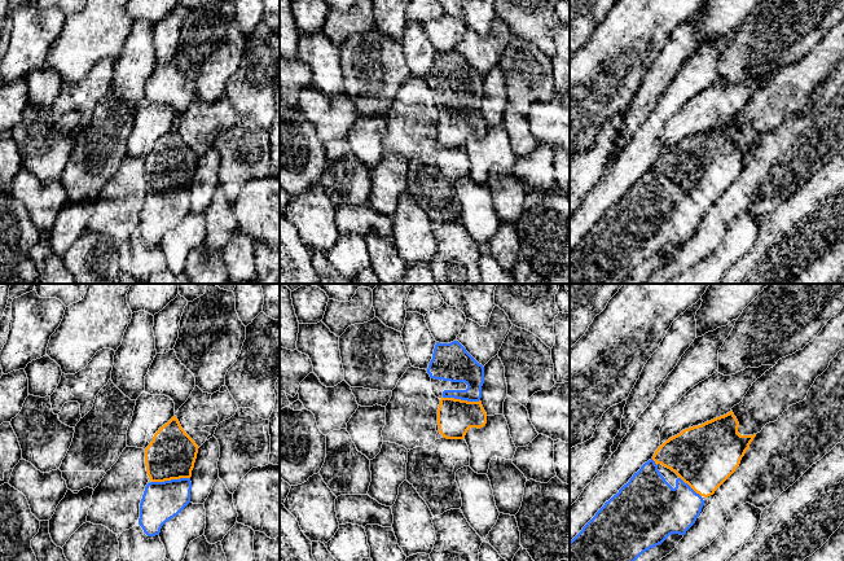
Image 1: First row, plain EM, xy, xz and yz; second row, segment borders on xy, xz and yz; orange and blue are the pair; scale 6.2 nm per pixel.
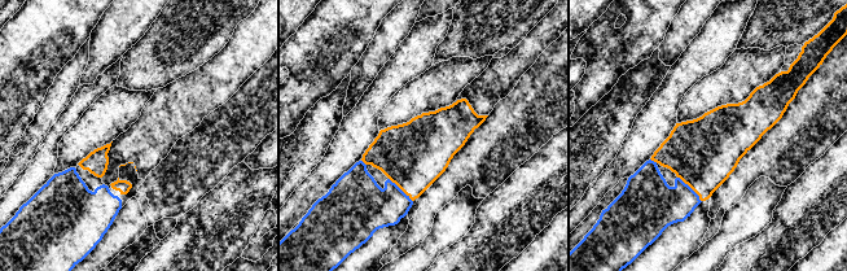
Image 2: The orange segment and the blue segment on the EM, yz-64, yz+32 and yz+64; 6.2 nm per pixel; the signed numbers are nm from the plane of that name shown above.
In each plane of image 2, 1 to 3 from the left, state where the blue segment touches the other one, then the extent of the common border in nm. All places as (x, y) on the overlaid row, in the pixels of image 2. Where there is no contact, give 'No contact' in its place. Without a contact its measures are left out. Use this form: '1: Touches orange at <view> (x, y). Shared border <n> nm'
1: No contact
2: Touches orange at yz+32 (400, 188). Shared border 220 nm
3: Touches orange at yz+64 (690, 187). Shared border 220 nm

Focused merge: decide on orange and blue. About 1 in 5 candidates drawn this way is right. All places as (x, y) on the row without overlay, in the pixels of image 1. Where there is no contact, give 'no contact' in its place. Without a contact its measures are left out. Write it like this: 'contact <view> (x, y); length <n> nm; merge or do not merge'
contact xy (170, 189); length 240 nm; merge

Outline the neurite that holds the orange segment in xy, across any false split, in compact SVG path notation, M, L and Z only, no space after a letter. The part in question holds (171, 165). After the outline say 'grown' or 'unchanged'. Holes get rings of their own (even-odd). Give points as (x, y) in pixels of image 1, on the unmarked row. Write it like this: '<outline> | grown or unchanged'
M176 126L159 137L145 158L151 192L140 212L139 235L148 246L159 245L162 236L190 212L190 187L198 158Z | grown

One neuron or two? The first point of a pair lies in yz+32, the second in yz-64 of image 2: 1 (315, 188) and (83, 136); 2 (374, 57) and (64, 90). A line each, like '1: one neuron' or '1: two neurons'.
1: two neurons
2: one neuron

